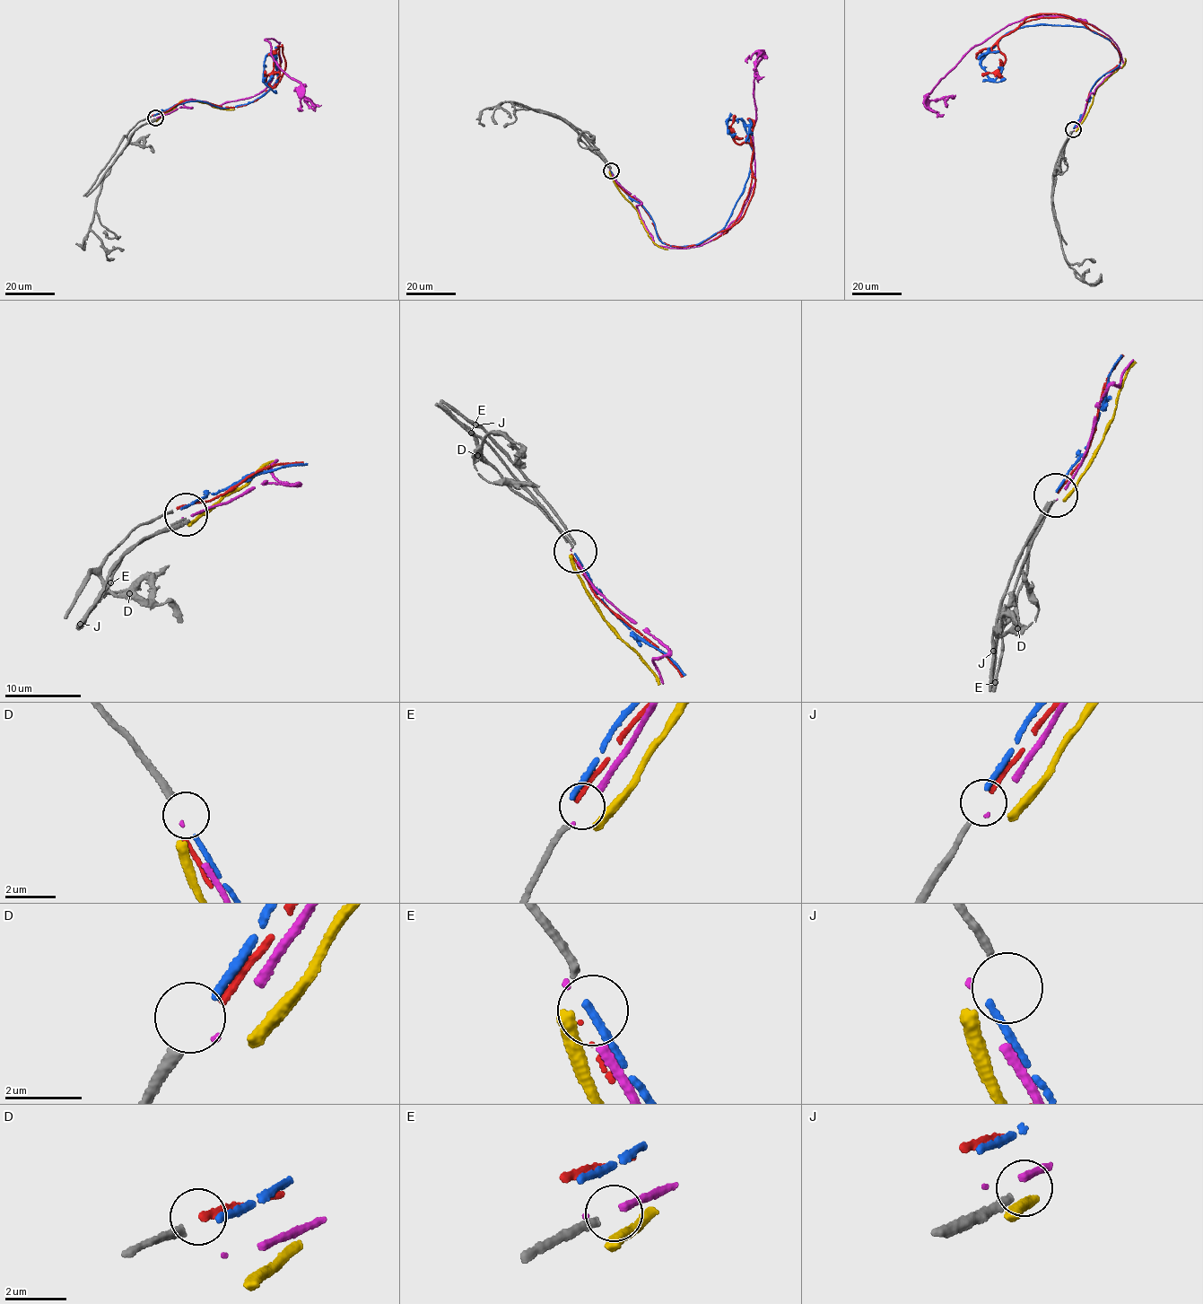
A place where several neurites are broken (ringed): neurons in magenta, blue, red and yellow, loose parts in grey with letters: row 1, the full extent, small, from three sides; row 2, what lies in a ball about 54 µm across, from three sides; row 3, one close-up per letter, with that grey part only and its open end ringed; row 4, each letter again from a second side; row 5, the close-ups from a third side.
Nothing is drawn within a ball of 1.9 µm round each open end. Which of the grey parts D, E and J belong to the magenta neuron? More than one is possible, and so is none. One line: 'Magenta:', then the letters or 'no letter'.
Magenta: no letter

